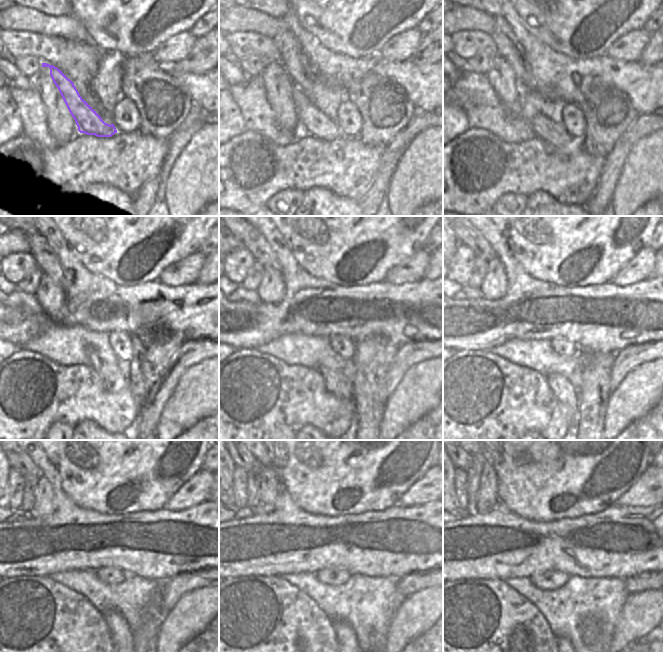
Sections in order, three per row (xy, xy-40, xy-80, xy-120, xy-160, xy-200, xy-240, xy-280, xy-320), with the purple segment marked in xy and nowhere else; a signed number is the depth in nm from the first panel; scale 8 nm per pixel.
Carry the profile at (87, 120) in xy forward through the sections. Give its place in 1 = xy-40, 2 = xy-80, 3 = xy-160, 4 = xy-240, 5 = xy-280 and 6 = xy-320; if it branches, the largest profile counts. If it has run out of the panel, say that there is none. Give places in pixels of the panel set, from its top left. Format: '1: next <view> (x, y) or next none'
1: next xy-40 (312, 121)
2: next xy-80 (554, 136)
3: next xy-160 (340, 386)
4: next xy-240 (121, 633)
5: next xy-280 (345, 635)
6: next xy-320 (563, 643)

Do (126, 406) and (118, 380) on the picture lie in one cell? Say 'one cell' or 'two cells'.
two cells

